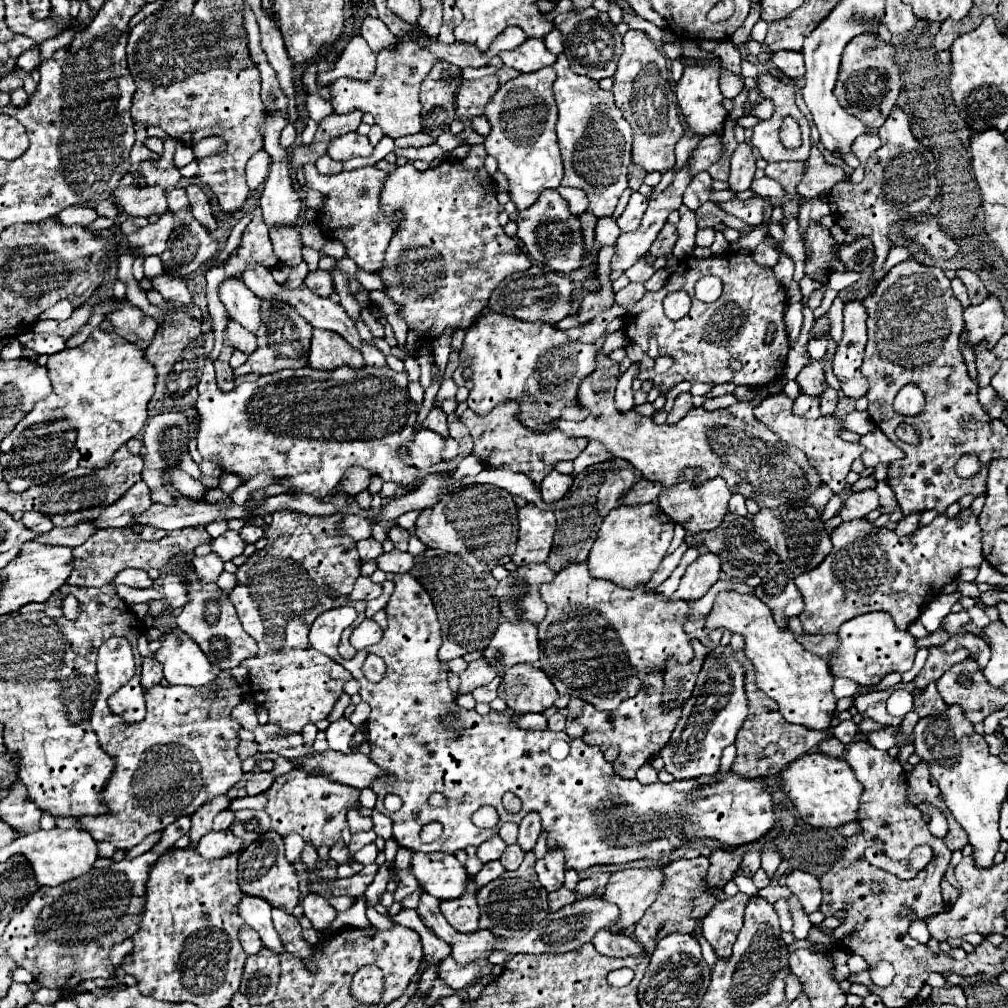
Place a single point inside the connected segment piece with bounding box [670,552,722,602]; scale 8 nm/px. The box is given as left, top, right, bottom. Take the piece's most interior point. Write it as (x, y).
(701, 574)

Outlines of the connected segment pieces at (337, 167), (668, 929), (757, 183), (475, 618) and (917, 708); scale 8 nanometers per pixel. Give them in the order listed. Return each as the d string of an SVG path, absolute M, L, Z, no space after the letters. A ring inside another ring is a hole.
M322 156L320 160L316 160L316 166L318 166L318 170L320 170L322 174L338 174L338 172L344 170L342 162L332 160L330 156Z
M698 856L692 860L682 858L682 860L676 860L676 862L670 862L664 866L662 890L656 896L656 902L646 910L646 914L634 928L634 936L646 952L652 952L656 948L656 942L672 932L694 934L694 930L682 930L680 924L684 924L688 920L702 920L708 914L708 910L712 910L712 906L716 904L716 896L712 896L708 892L708 884L704 882L704 868L708 864L710 864L708 858Z
M764 176L764 178L758 178L752 182L752 190L756 188L756 194L758 196L768 196L768 198L782 198L784 196L784 190L782 186L772 178Z
M426 550L422 556L416 556L416 566L412 570L412 576L426 588L430 594L438 620L442 624L442 648L438 652L440 662L448 662L452 658L464 656L472 650L484 650L488 642L492 640L492 634L498 626L498 600L494 598L496 580L490 574L476 576L472 574L472 568L468 568L464 562L456 564L454 554L446 554L442 550Z
M930 684L920 696L914 696L914 712L920 718L944 714L944 710L946 710L946 704L944 704L944 700L938 694L936 684Z

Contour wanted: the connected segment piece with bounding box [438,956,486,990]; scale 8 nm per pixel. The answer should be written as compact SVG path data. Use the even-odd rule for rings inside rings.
M452 956L444 958L440 964L438 964L438 976L452 988L452 990L464 990L468 986L472 986L476 980L478 980L478 972L482 968L486 960L480 960L480 962L472 962L468 966L458 966L454 962Z

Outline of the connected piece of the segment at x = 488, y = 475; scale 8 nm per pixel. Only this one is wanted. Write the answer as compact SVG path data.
M484 468L478 476L462 480L462 484L476 484L476 482L480 482L480 484L494 484L498 488L504 488L512 496L522 496L528 502L534 502L536 506L540 506L542 510L546 510L546 508L552 510L554 508L554 504L544 504L542 502L540 490L532 484L530 478L526 478L520 472L510 472L510 470L504 470L504 468Z

